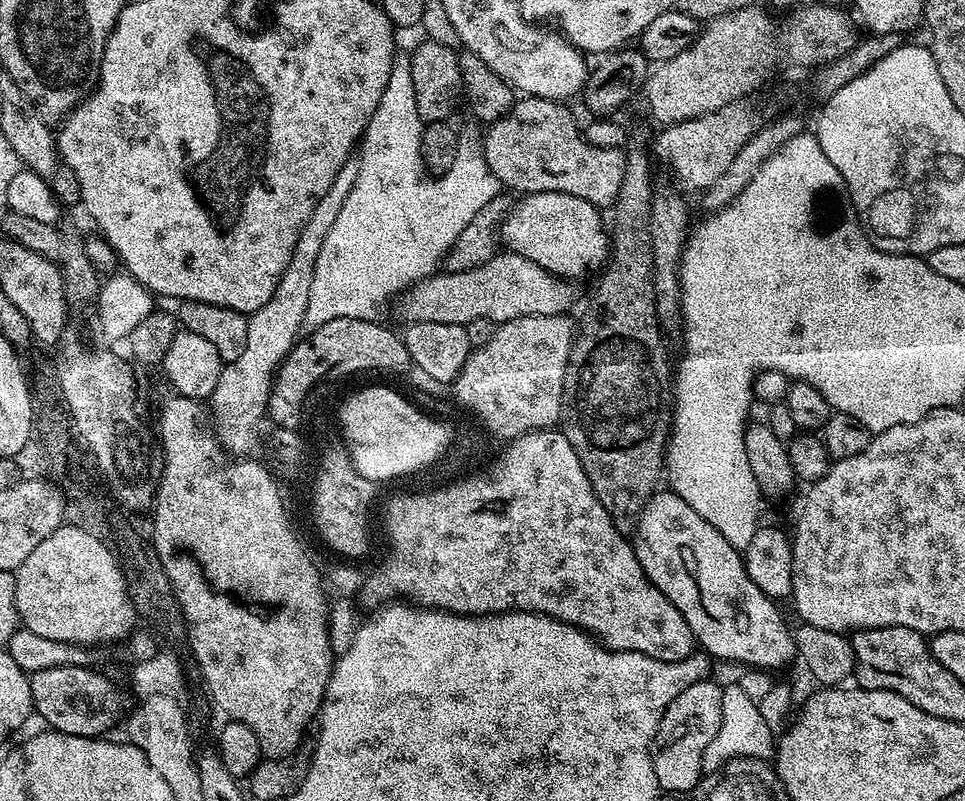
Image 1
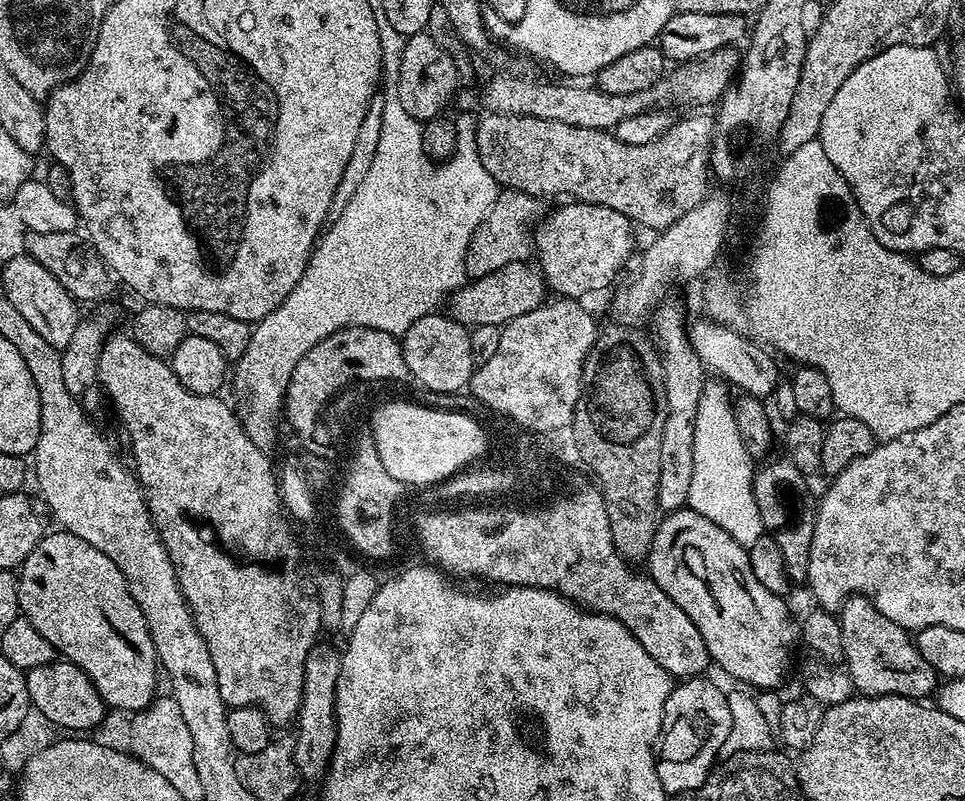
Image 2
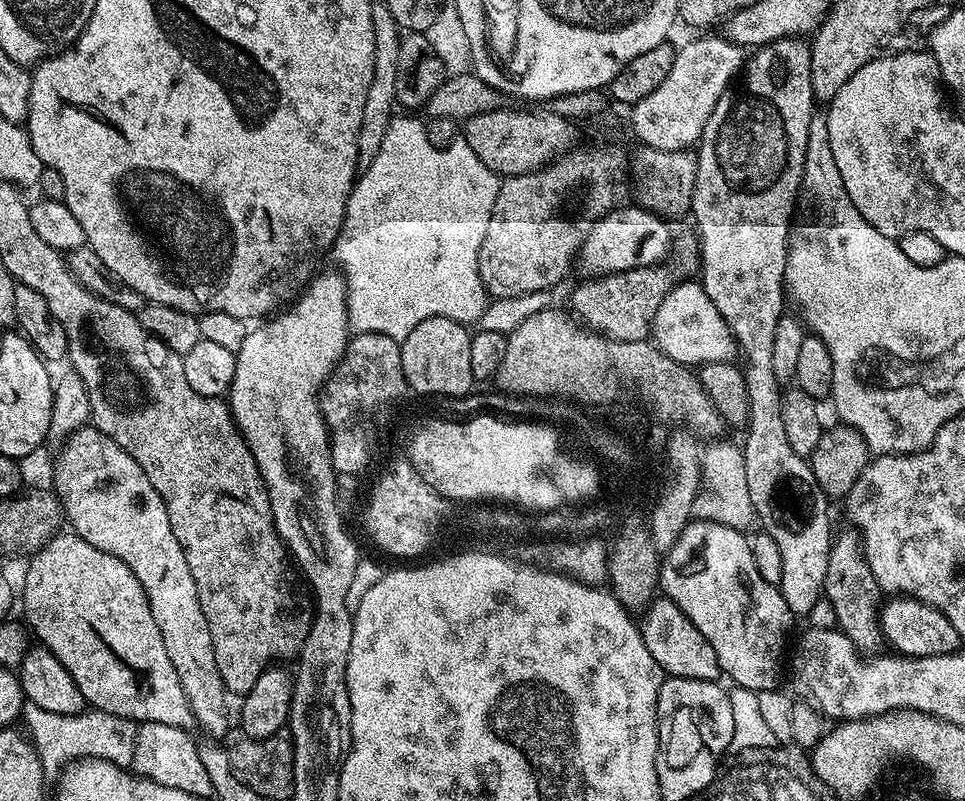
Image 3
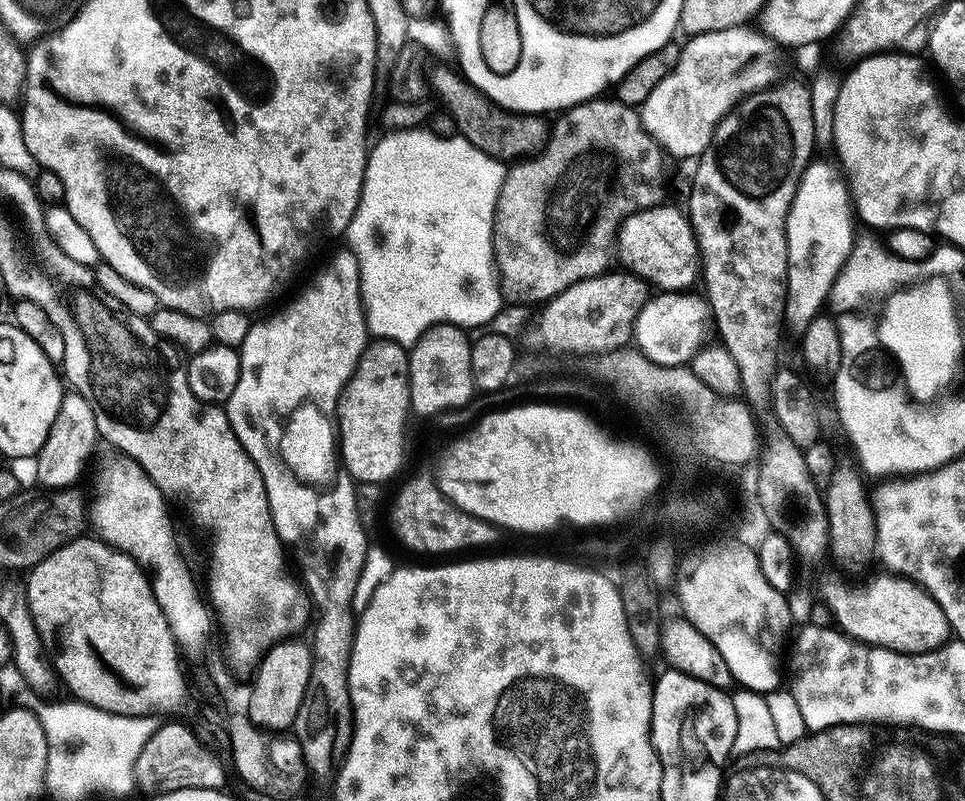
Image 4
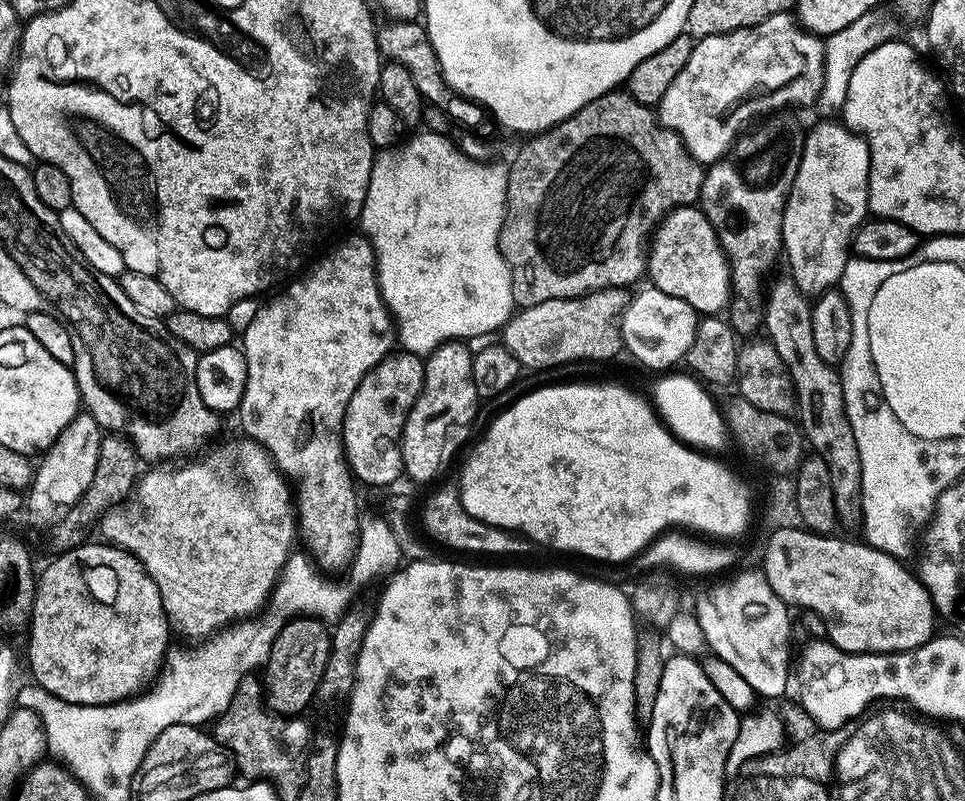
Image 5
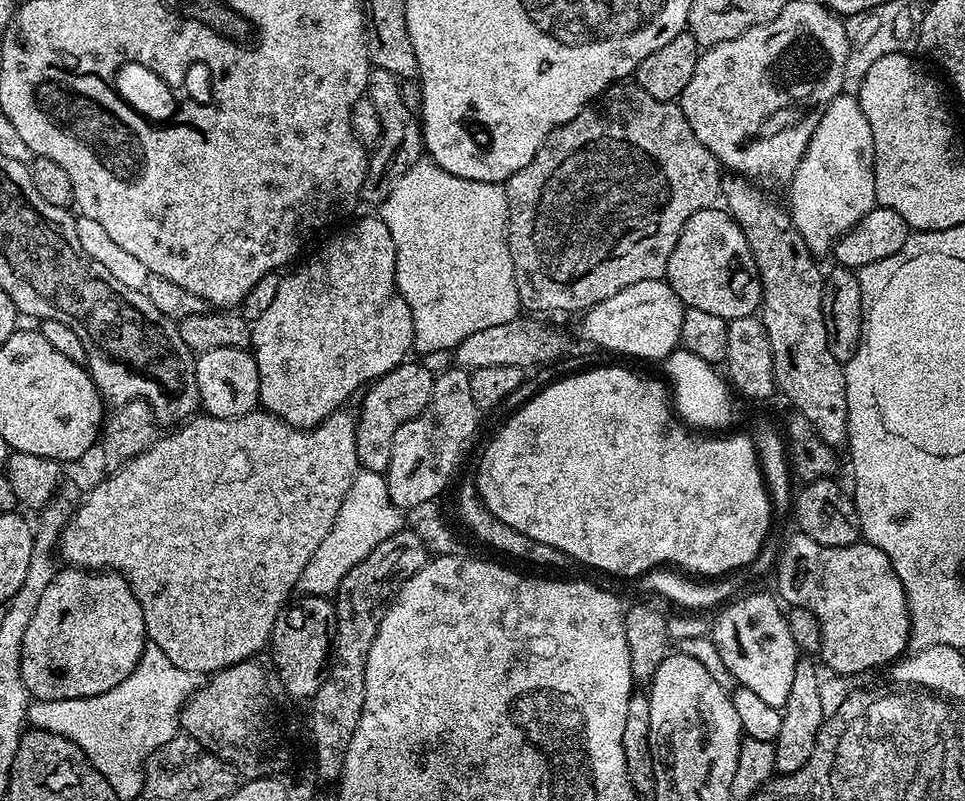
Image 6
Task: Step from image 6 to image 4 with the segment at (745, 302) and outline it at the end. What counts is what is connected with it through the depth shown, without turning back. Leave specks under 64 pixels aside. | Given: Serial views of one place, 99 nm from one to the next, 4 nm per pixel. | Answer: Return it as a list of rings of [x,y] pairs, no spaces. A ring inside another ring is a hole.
[[[671,203],[659,204],[657,208],[644,208],[635,212],[620,228],[619,247],[624,252],[623,264],[641,280],[647,280],[660,292],[682,292],[695,289],[702,276],[700,243],[692,221],[683,211],[671,208]]]

